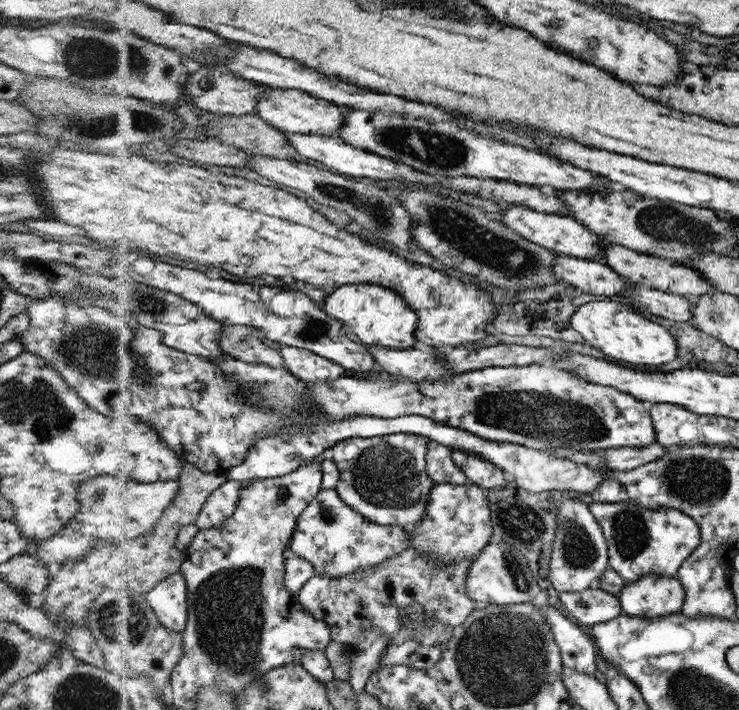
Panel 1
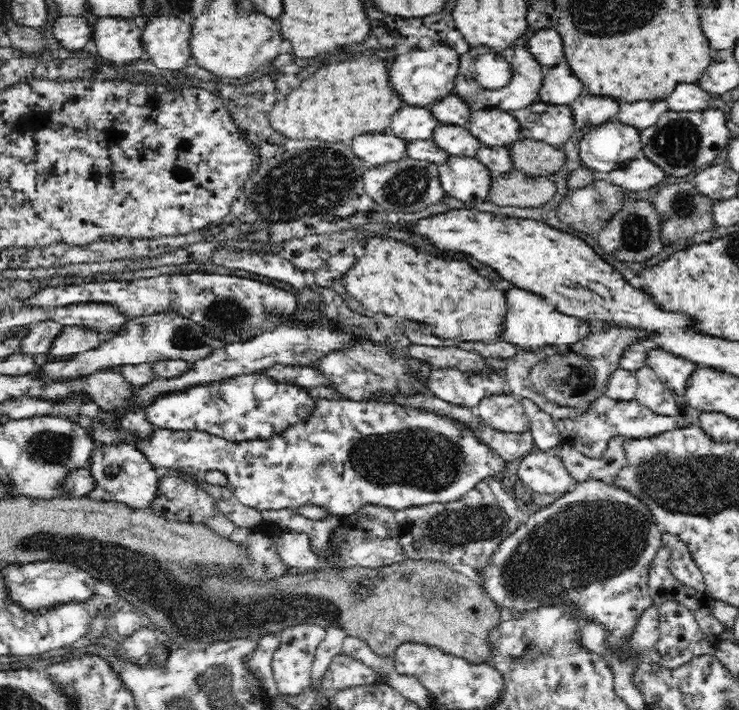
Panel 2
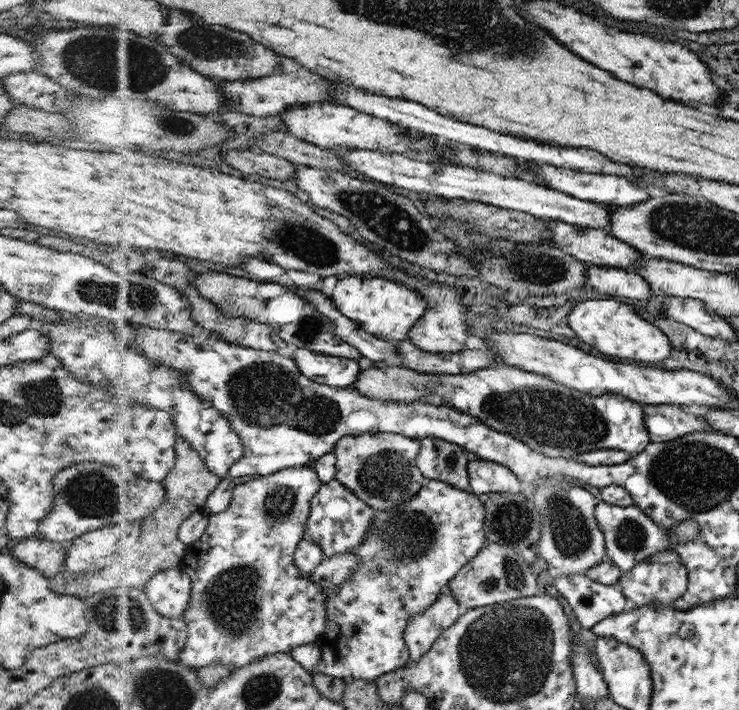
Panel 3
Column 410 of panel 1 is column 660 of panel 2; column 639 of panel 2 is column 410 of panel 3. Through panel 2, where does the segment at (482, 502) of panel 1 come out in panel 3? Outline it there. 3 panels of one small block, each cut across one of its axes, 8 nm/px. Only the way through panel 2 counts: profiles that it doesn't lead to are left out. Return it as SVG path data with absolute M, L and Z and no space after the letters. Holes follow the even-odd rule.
M427 480L413 498L390 510L377 511L371 528L365 535L365 543L357 547L355 554L361 560L359 571L345 583L327 589L329 622L325 634L318 642L322 660L317 673L325 673L348 681L373 681L387 672L396 671L409 664L408 647L404 643L404 630L409 618L436 602L437 596L455 578L465 563L479 554L483 546L483 506L475 495L464 489L453 488L440 480ZM367 572L375 572L375 580L365 580Z

